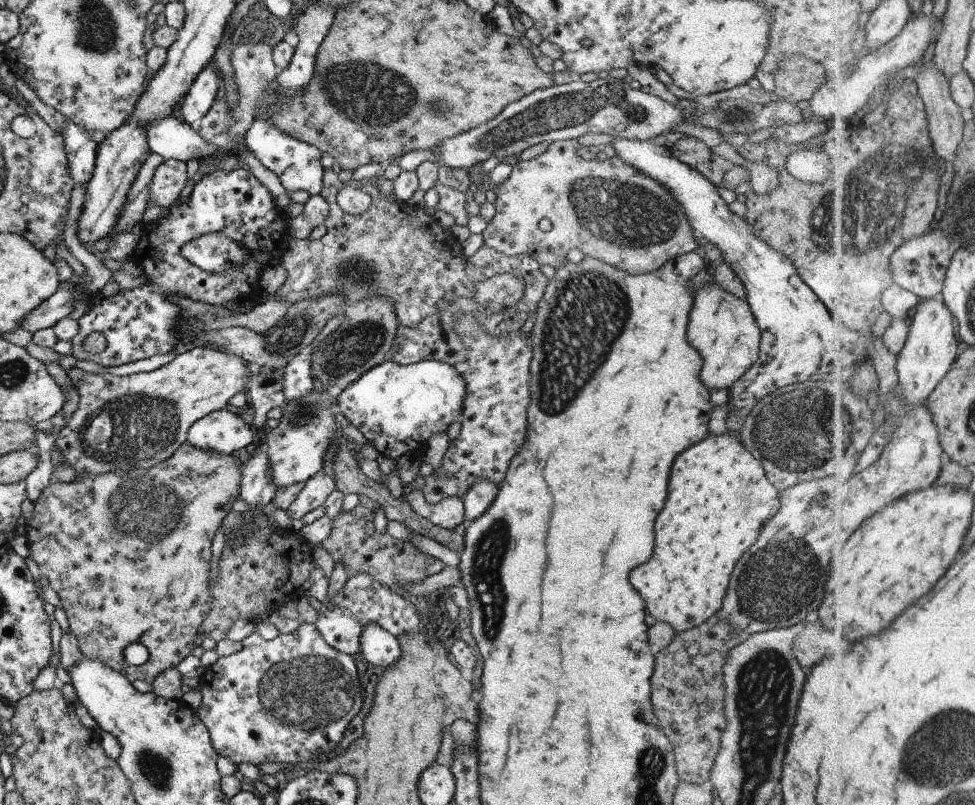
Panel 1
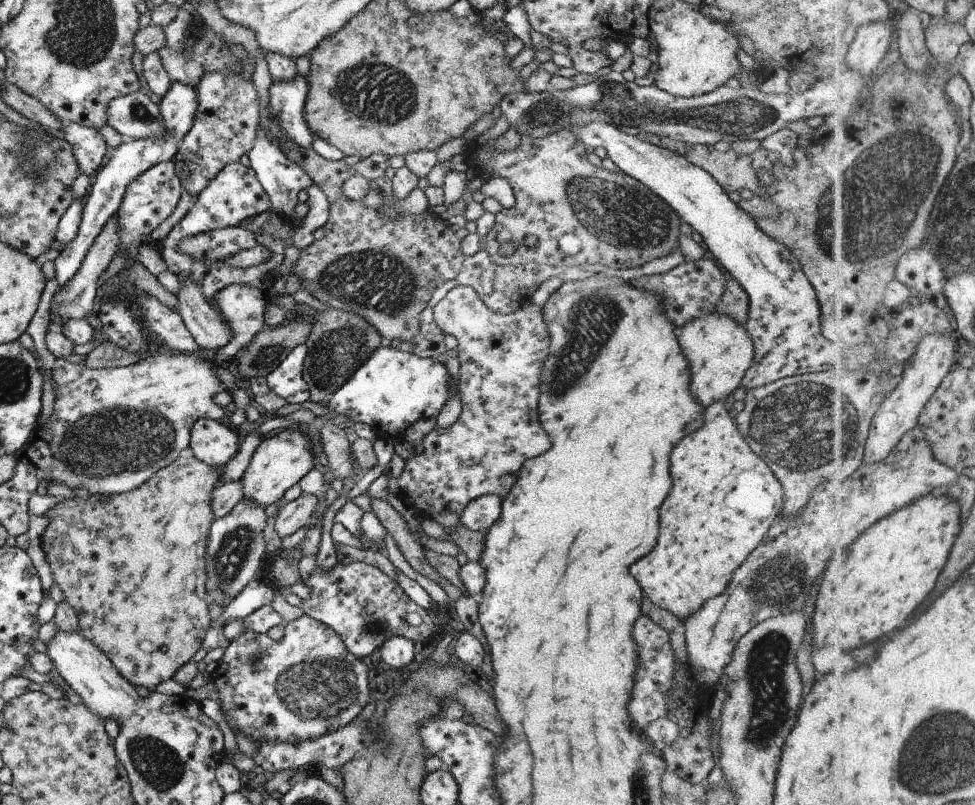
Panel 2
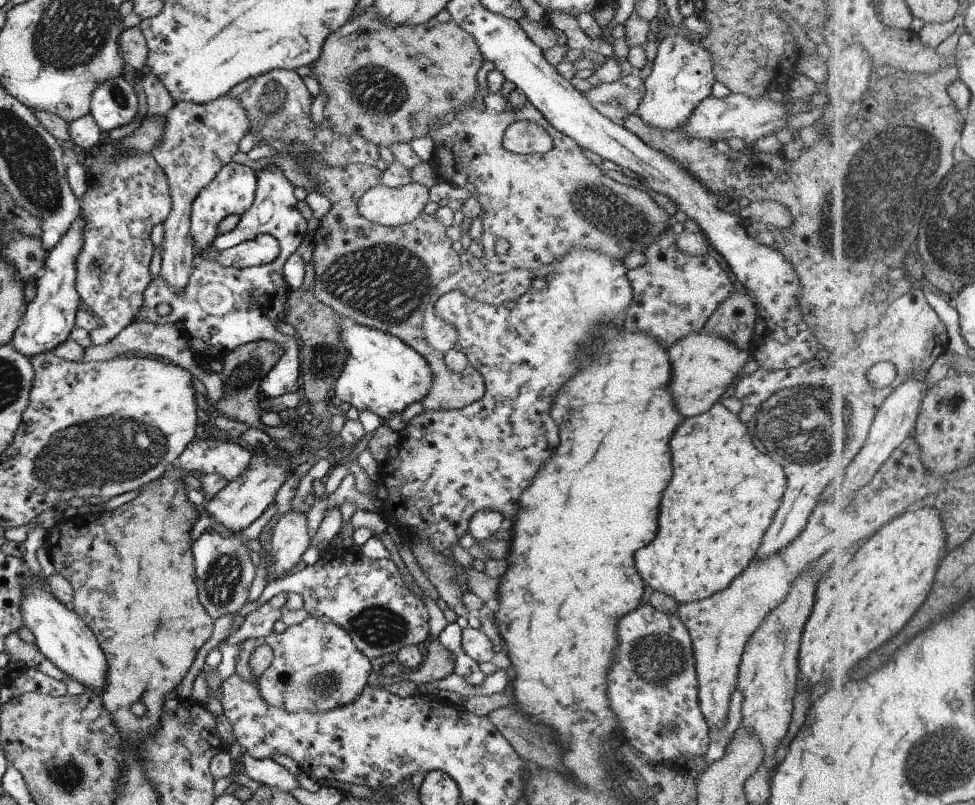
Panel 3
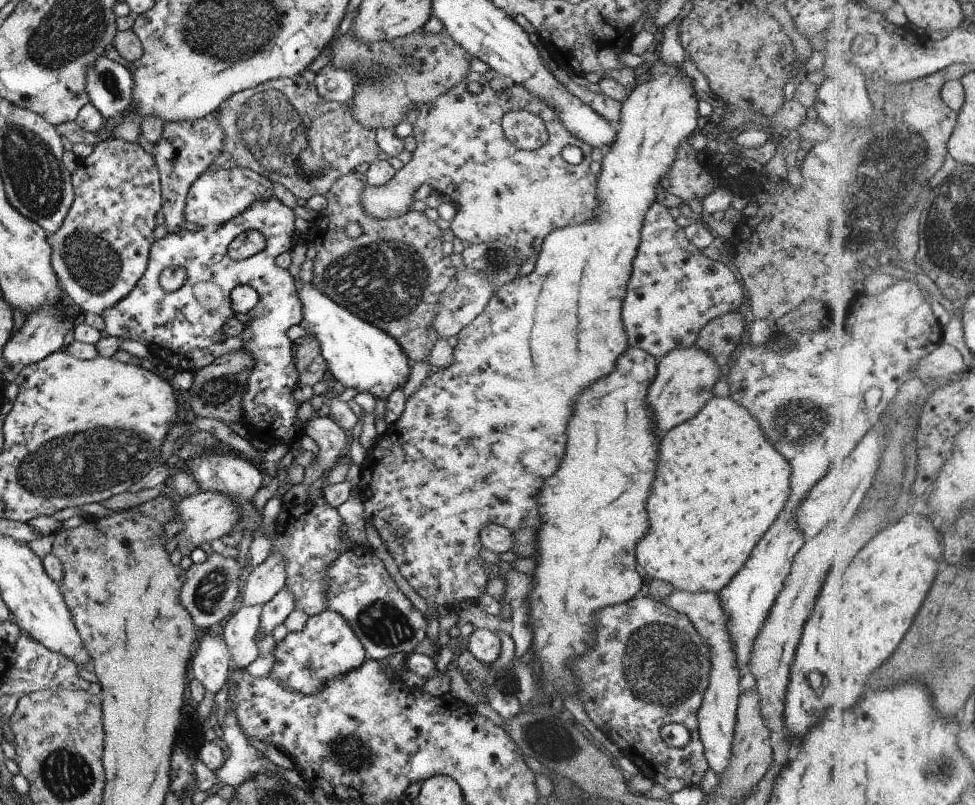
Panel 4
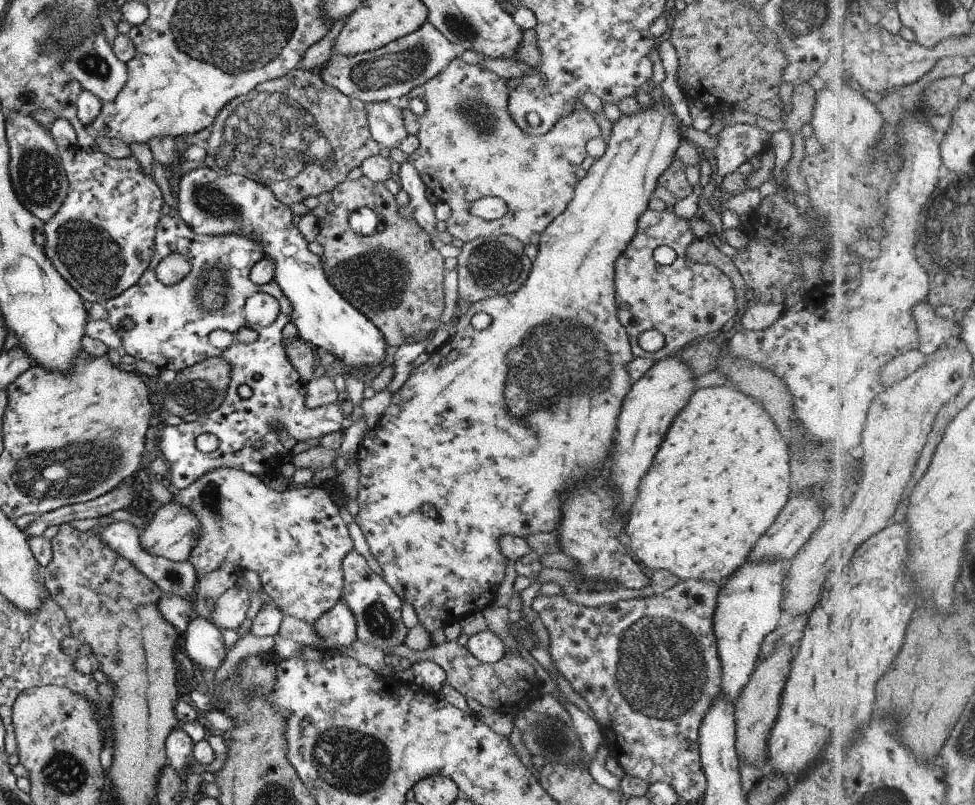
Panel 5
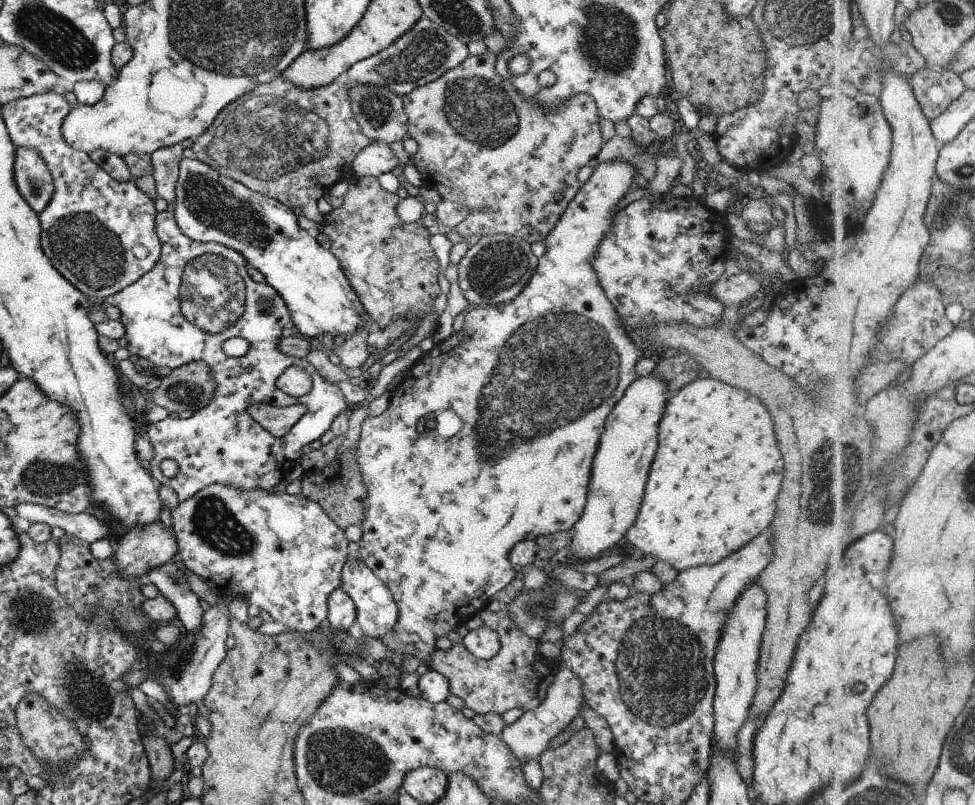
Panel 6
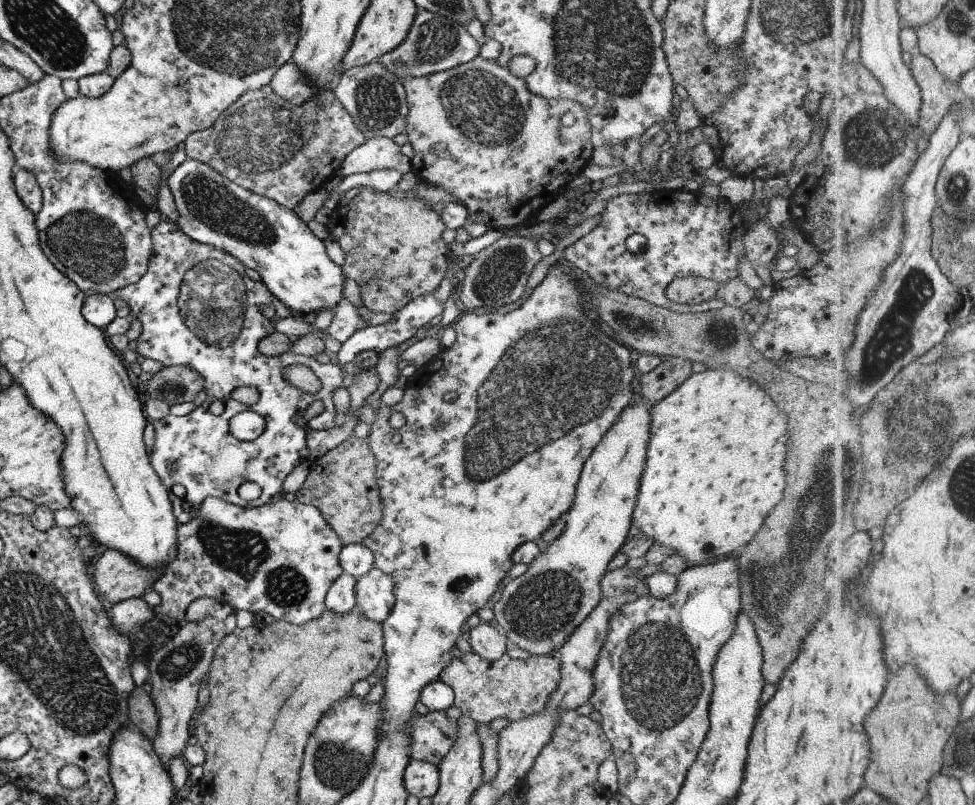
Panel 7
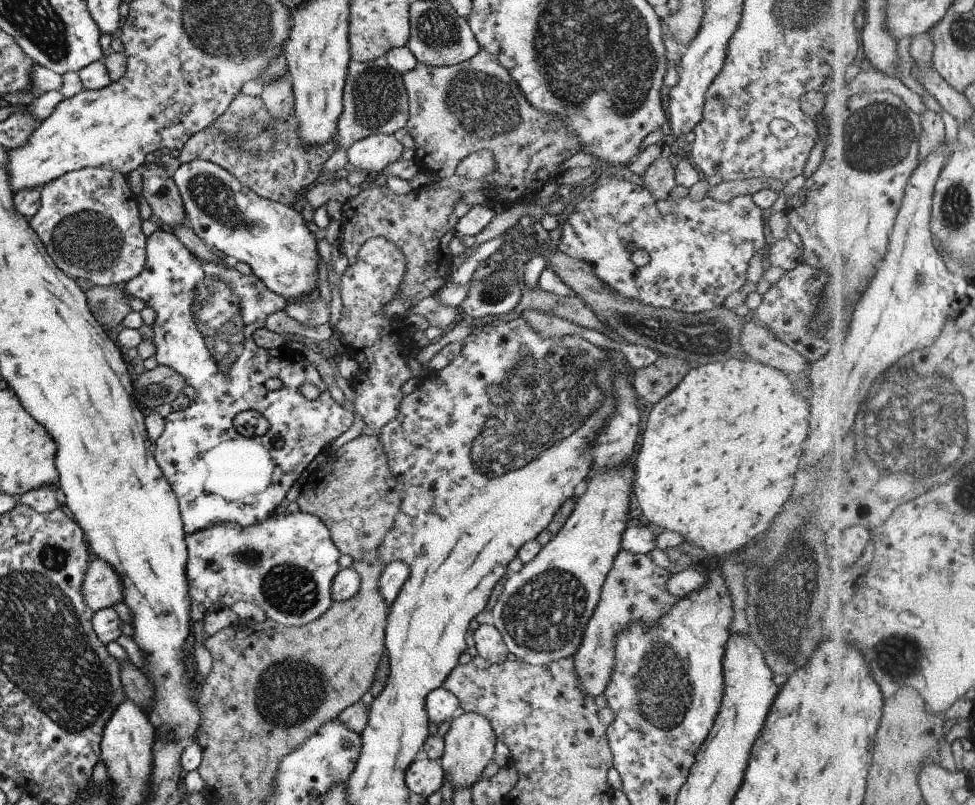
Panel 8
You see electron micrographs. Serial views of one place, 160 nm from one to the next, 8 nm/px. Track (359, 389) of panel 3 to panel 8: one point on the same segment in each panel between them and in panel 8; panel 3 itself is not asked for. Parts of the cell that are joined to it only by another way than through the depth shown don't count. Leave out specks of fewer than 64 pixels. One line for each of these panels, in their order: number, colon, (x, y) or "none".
4: (358, 355)
5: (209, 203)
6: (208, 206)
7: (261, 234)
8: (271, 238)

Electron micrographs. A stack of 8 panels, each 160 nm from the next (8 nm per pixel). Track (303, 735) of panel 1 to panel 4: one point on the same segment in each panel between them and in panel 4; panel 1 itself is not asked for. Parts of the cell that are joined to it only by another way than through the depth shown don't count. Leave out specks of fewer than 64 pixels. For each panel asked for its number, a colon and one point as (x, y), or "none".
2: (305, 684)
3: (315, 667)
4: (326, 648)

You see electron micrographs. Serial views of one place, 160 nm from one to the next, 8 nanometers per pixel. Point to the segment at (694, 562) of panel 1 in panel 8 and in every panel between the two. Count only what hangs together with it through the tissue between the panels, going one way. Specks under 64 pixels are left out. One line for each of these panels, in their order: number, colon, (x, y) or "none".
2: (724, 498)
3: (722, 496)
4: (702, 527)
5: (720, 477)
6: (716, 472)
7: (713, 469)
8: (718, 453)

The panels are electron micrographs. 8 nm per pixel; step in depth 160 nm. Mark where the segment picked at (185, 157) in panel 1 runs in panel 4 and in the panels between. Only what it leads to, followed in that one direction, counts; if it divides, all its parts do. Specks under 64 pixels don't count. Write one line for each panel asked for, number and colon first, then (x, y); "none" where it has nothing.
2: (134, 116)
3: (113, 103)
4: (108, 85)

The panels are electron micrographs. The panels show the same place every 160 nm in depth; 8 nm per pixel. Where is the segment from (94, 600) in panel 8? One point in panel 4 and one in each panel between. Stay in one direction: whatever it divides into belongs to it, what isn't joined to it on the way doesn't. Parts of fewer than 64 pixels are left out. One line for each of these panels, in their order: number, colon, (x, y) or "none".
4: (208, 515)
5: (172, 532)
6: (140, 548)
7: (117, 577)

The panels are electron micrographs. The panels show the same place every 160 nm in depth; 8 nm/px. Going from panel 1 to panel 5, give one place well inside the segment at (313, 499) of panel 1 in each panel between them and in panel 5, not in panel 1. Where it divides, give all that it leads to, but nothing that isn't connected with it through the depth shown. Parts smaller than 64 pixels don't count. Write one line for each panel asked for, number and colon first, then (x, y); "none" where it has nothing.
2: (296, 514)
3: (290, 538)
4: (266, 578)
5: (230, 609)

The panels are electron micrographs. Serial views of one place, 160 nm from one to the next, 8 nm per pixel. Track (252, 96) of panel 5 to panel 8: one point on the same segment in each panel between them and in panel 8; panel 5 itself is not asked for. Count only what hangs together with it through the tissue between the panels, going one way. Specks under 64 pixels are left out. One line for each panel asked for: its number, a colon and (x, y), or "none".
6: (291, 144)
7: (249, 143)
8: (266, 155)

